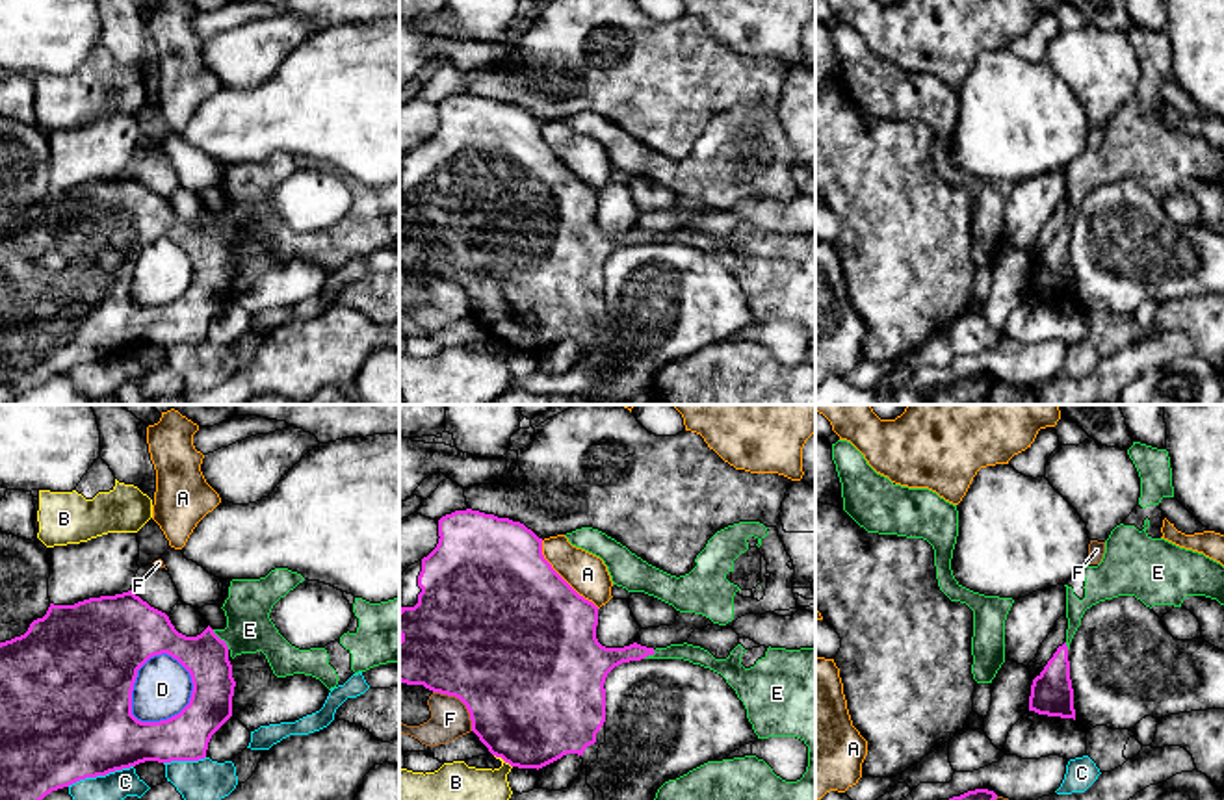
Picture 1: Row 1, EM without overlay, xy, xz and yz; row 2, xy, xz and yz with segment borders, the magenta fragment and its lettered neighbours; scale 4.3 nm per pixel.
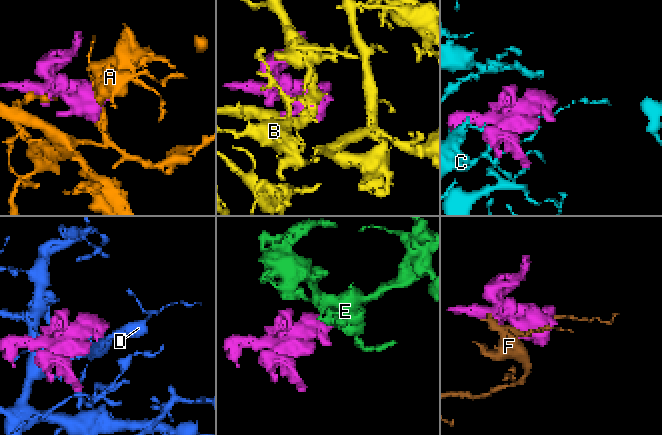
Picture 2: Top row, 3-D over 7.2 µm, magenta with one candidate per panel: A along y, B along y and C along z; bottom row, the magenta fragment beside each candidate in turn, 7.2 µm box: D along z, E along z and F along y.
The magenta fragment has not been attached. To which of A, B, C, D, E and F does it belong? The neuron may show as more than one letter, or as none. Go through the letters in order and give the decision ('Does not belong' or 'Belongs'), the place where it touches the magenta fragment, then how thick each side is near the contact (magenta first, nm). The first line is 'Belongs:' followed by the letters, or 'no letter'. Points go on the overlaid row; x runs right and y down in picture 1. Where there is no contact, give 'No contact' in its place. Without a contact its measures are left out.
Belongs: E
A: Does not belong. Touches magenta at xz (561, 578). Thickness 500 nm (magenta) against 170 nm
B: Does not belong. Touches magenta at xz (504, 760). Thickness 500 nm (magenta) against 160 nm
C: Does not belong. Touches magenta at xy (99, 774). Thickness 480 nm (magenta) against 130 nm
D: Does not belong. Touches magenta at xy (134, 682). Thickness 500 nm (magenta) against 240 nm
E: Belongs. Touches magenta at xy (220, 639). Thickness 190 nm (magenta) against 200 nm
F: Does not belong. Touches magenta at xz (461, 700). Thickness 500 nm (magenta) against 170 nm

